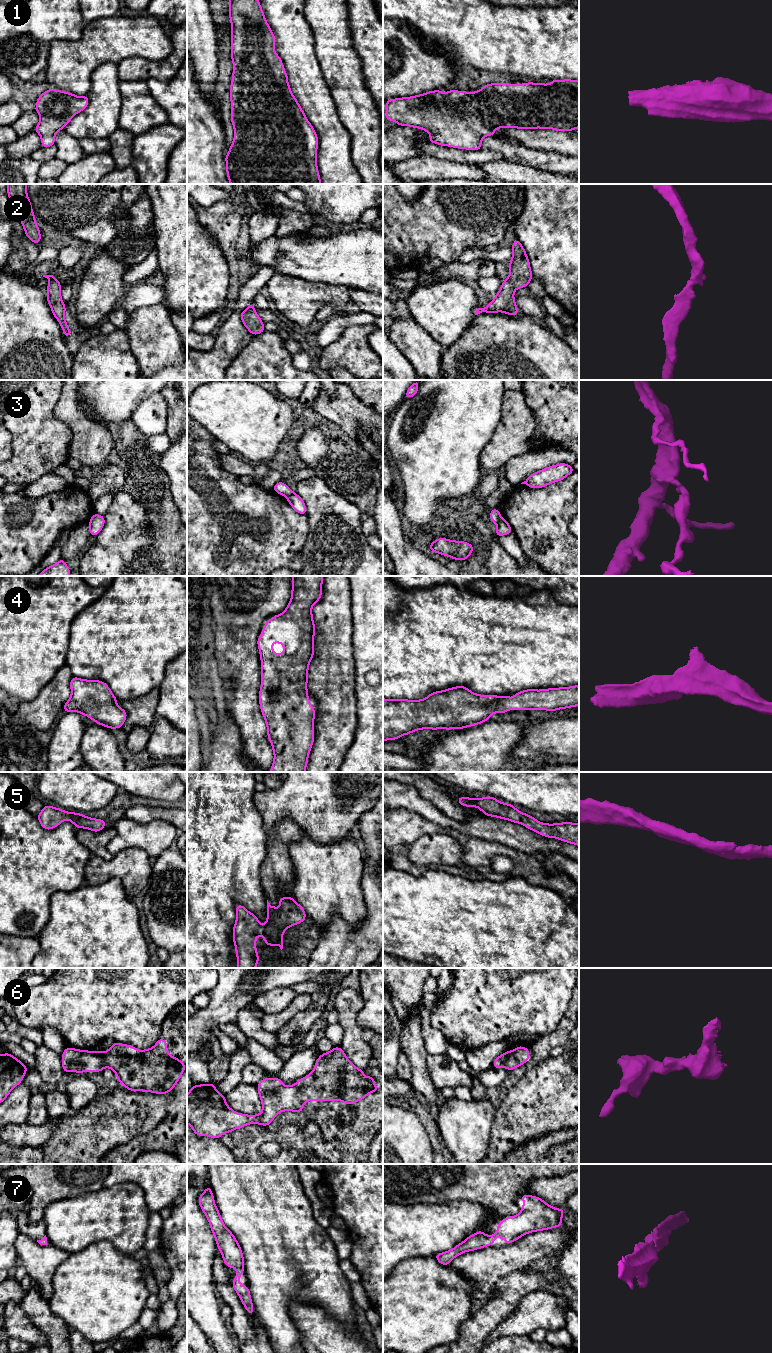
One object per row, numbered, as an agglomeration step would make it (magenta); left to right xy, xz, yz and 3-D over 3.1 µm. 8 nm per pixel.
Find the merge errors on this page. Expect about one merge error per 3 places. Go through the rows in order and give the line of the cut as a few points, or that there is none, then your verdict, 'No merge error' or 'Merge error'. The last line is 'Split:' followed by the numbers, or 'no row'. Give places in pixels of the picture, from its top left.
1: No split. No merge error
2: No split. No merge error
3: Split along yz (500, 516), (496, 524). Merge error
4: No split. No merge error
5: No split. No merge error
6: No split. No merge error
7: No split. No merge error
Split: 3

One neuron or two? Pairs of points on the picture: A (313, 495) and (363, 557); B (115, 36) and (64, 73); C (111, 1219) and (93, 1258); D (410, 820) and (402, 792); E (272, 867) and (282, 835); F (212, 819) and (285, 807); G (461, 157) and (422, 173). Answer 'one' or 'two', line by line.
A: one
B: one
C: two
D: two
E: one
F: two
G: two

